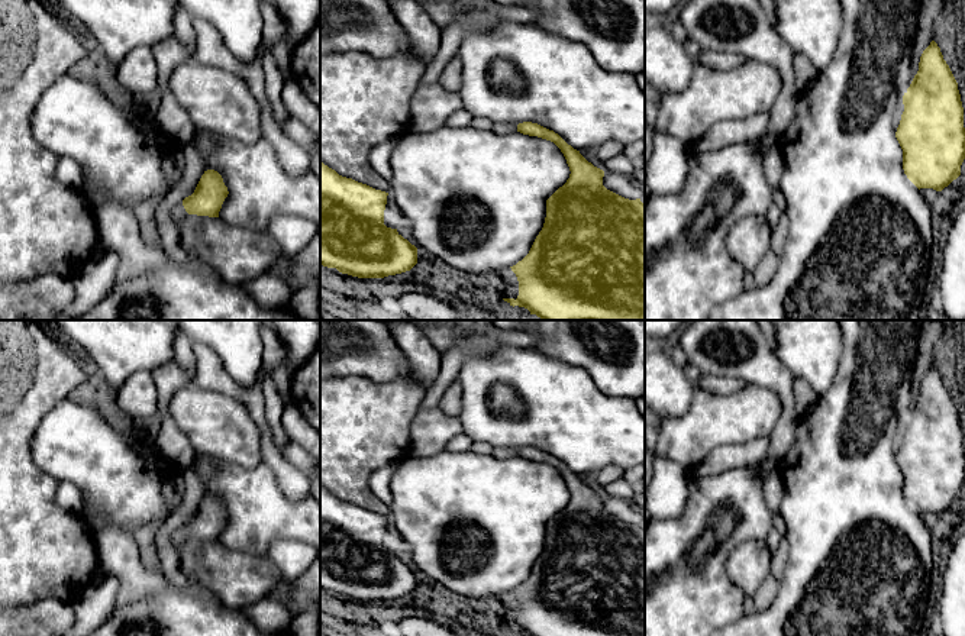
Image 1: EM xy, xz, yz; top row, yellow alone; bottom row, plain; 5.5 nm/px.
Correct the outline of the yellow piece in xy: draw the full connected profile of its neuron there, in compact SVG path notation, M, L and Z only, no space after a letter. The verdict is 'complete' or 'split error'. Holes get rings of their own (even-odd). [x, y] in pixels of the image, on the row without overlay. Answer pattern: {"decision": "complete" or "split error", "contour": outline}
{"decision": "split error", "contour": "M207 494L201 500L194 517L171 533L171 543L180 546L188 539L219 542L219 536L229 516L222 500Z"}

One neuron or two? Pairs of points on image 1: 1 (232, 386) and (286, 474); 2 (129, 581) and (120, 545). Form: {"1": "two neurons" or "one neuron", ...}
{"1": "one neuron", "2": "one neuron"}

